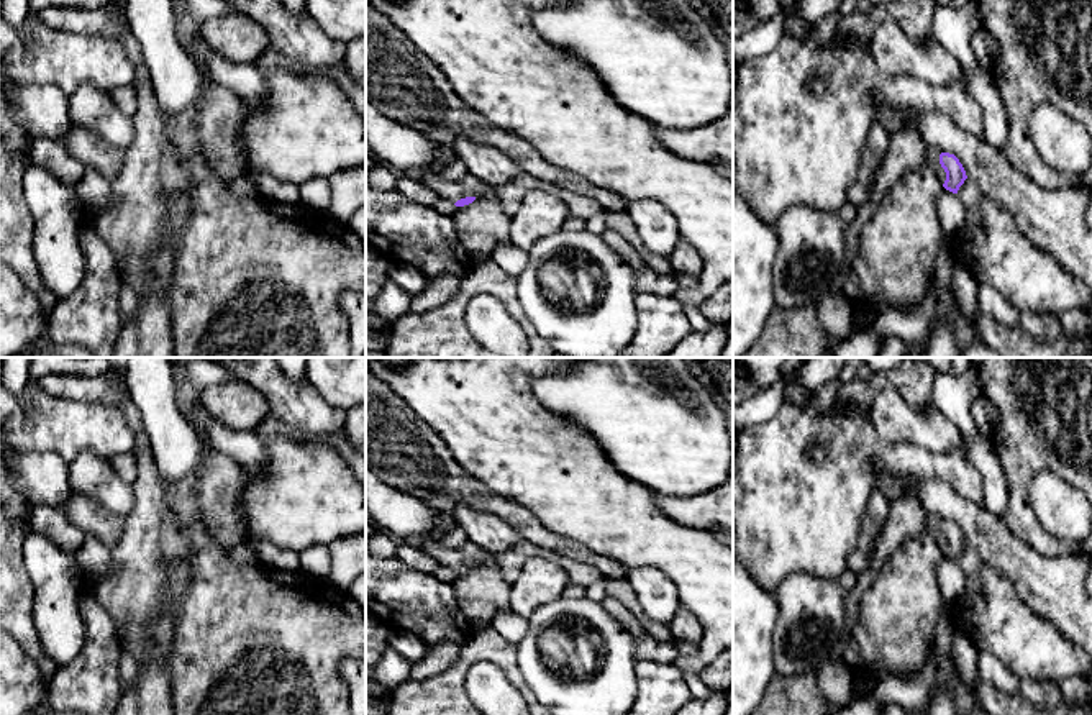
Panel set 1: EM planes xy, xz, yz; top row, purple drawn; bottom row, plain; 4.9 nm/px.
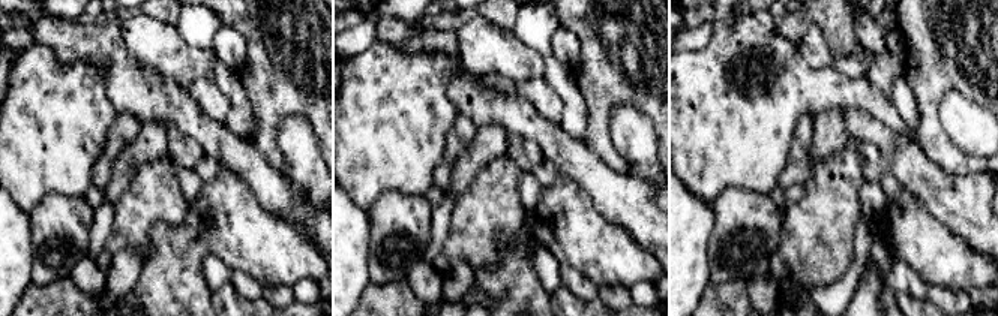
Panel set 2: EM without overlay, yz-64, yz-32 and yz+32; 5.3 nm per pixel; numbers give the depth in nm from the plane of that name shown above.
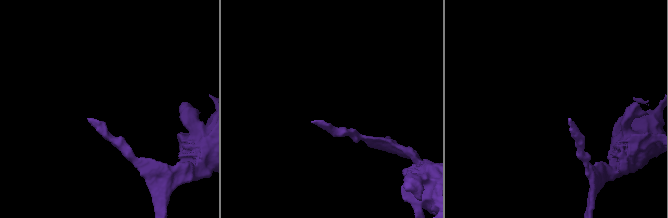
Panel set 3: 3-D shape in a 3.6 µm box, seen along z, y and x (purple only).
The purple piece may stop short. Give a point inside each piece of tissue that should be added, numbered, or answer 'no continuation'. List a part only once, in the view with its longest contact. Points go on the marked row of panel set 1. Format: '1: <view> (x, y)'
1: yz (932, 159)

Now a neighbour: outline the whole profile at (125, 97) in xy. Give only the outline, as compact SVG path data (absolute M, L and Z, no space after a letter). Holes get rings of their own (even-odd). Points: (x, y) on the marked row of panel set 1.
M131 84L111 89L110 97L123 115L128 118L136 115L138 95Z

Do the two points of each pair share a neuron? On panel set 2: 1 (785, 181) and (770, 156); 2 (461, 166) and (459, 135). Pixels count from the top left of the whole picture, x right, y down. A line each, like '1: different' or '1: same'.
1: different
2: different

